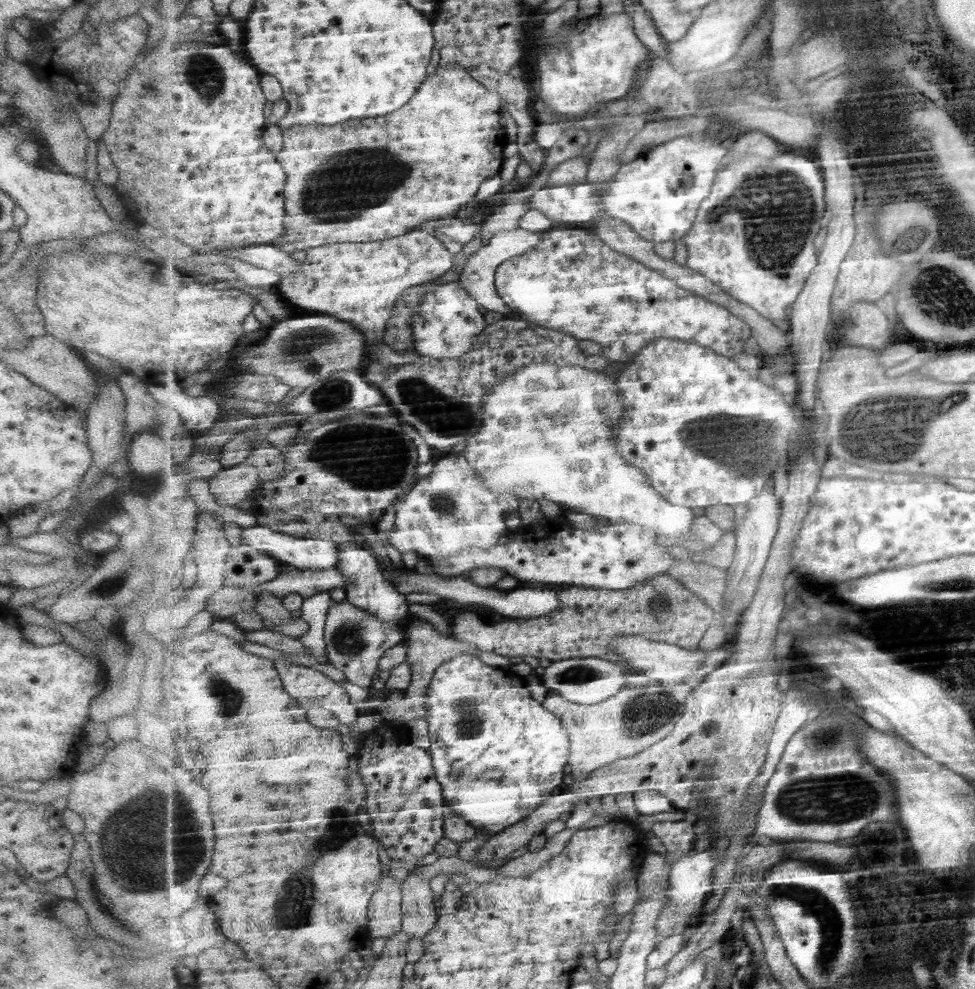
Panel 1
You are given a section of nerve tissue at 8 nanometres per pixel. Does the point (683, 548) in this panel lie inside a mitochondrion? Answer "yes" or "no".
no

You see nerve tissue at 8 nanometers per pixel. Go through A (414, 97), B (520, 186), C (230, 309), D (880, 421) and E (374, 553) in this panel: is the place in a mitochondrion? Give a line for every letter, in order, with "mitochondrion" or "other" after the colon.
A: other
B: other
C: other
D: mitochondrion
E: other

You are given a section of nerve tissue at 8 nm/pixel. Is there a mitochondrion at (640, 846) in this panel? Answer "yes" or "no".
no

